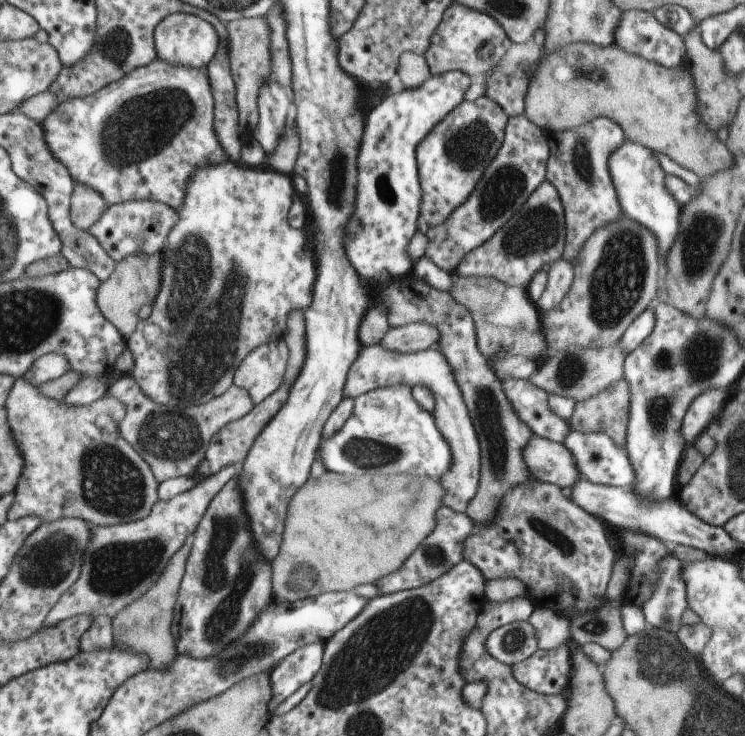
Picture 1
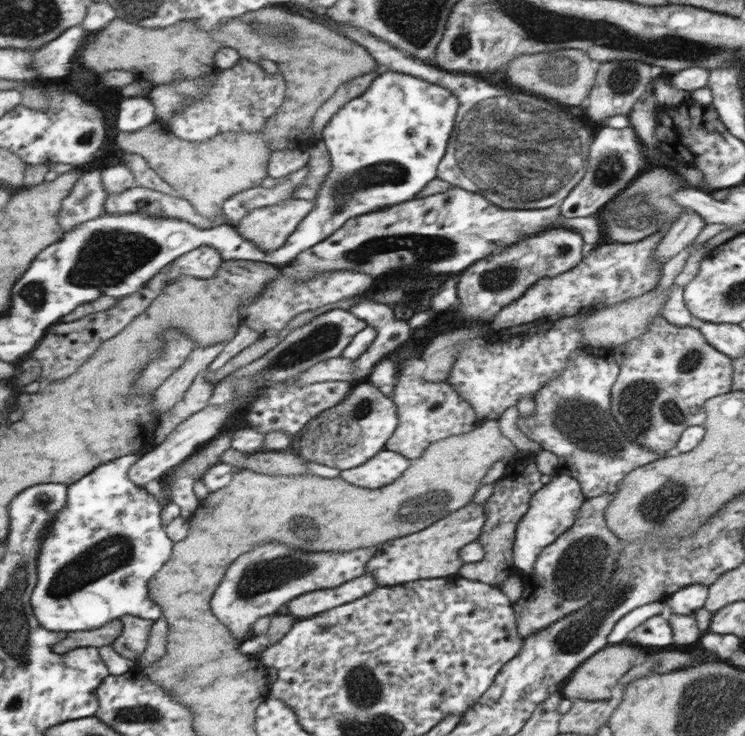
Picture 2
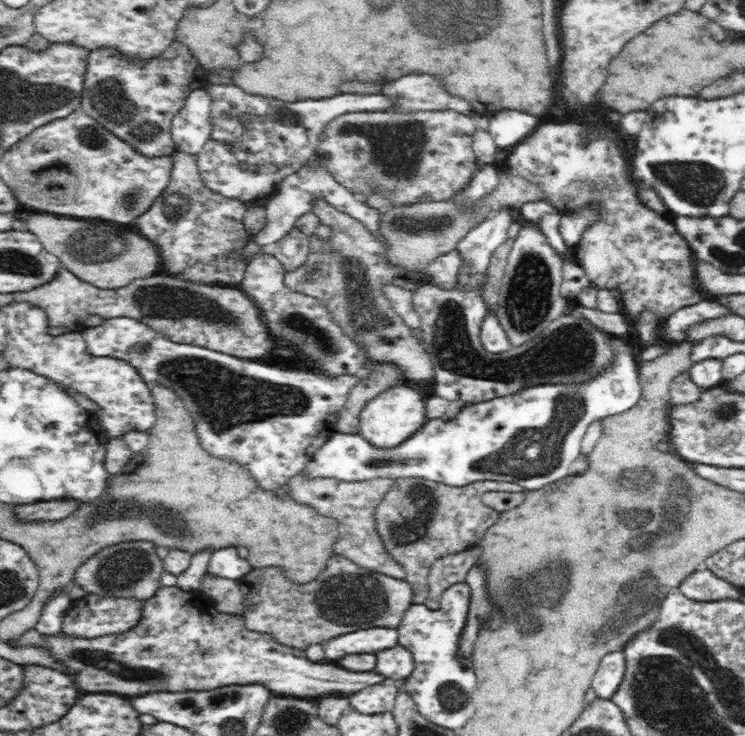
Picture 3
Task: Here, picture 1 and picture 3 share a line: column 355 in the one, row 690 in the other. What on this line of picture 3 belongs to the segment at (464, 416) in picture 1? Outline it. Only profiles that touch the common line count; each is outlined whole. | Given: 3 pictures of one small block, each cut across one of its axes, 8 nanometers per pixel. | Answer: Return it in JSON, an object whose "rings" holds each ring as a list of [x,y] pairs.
{"rings":[[[382,684],[370,686],[360,694],[349,698],[350,705],[361,714],[381,714],[392,712],[398,694],[398,684]]]}

